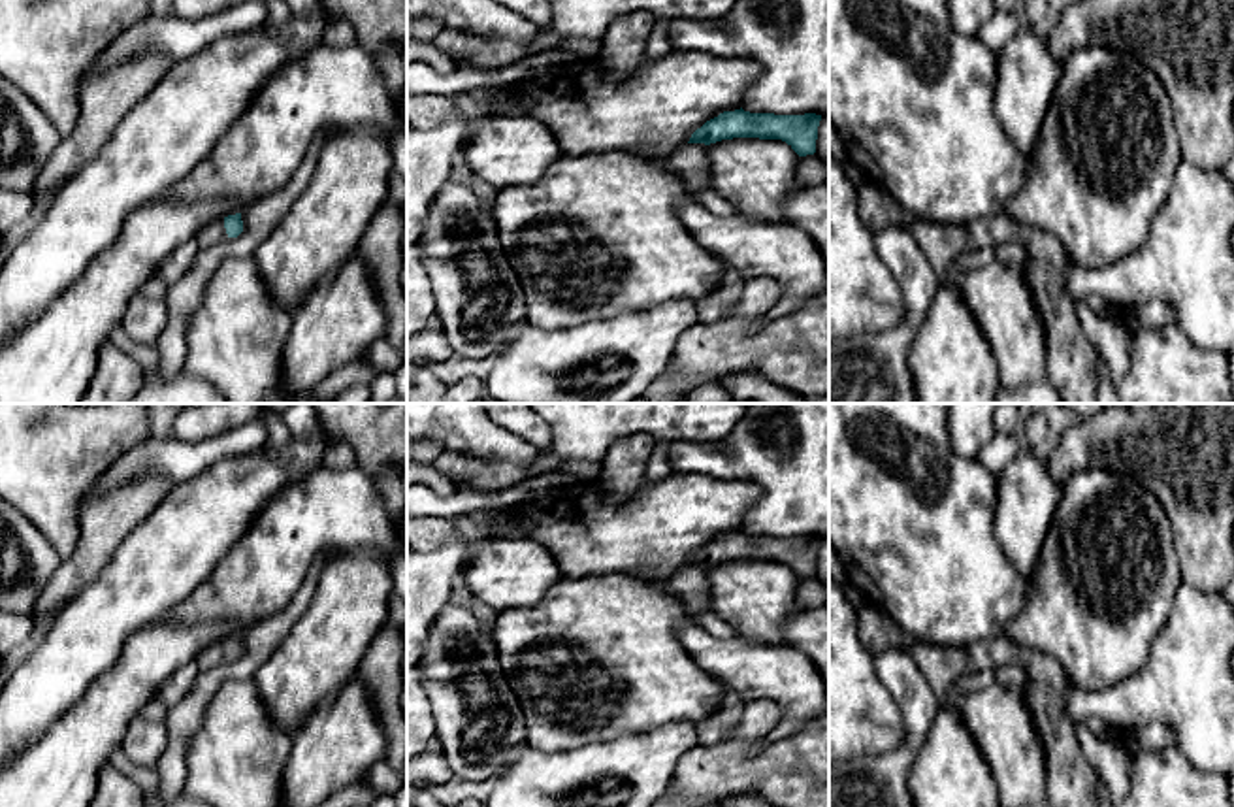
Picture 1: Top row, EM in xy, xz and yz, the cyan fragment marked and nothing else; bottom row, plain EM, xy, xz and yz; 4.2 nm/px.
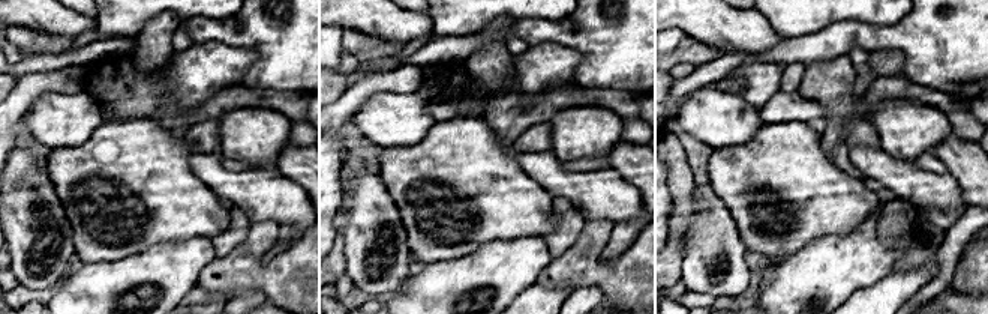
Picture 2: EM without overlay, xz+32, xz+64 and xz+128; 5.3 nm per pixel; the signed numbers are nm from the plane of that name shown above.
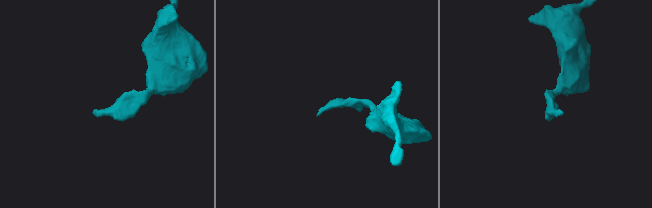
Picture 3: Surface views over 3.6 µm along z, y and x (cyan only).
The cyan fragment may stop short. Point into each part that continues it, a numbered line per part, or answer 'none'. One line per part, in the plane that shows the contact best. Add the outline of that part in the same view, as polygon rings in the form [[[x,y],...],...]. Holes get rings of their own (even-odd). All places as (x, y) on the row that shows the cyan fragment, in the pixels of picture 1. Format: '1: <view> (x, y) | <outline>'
1: xy (213, 232) | [[[213,221],[207,226],[203,226],[198,236],[198,247],[200,249],[209,249],[213,245],[217,245],[219,241],[224,241],[228,238],[226,228],[224,228],[224,221]]]

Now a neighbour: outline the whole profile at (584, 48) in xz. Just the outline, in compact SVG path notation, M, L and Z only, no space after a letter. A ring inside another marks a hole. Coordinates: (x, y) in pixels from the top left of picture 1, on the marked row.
M573 38L561 43L563 49L584 58L597 58L601 45L603 40L588 40L588 38Z

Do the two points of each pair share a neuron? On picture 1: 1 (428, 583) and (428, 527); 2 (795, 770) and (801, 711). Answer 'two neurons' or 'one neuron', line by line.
1: two neurons
2: two neurons

